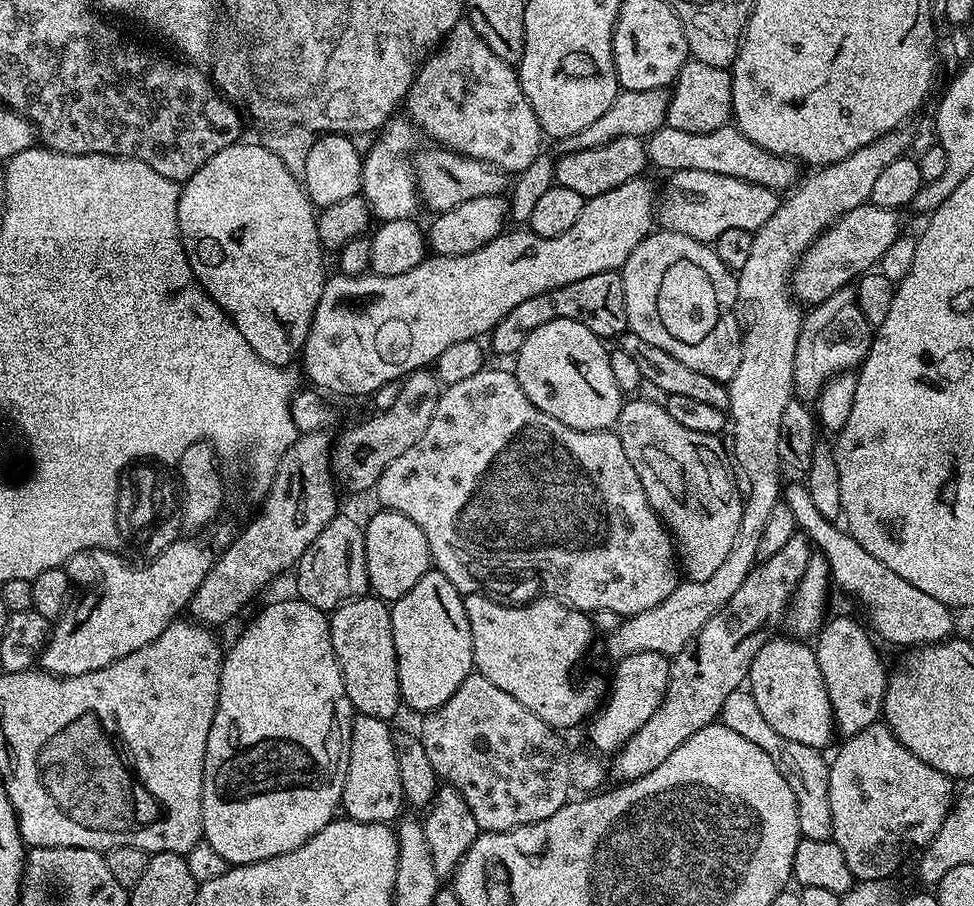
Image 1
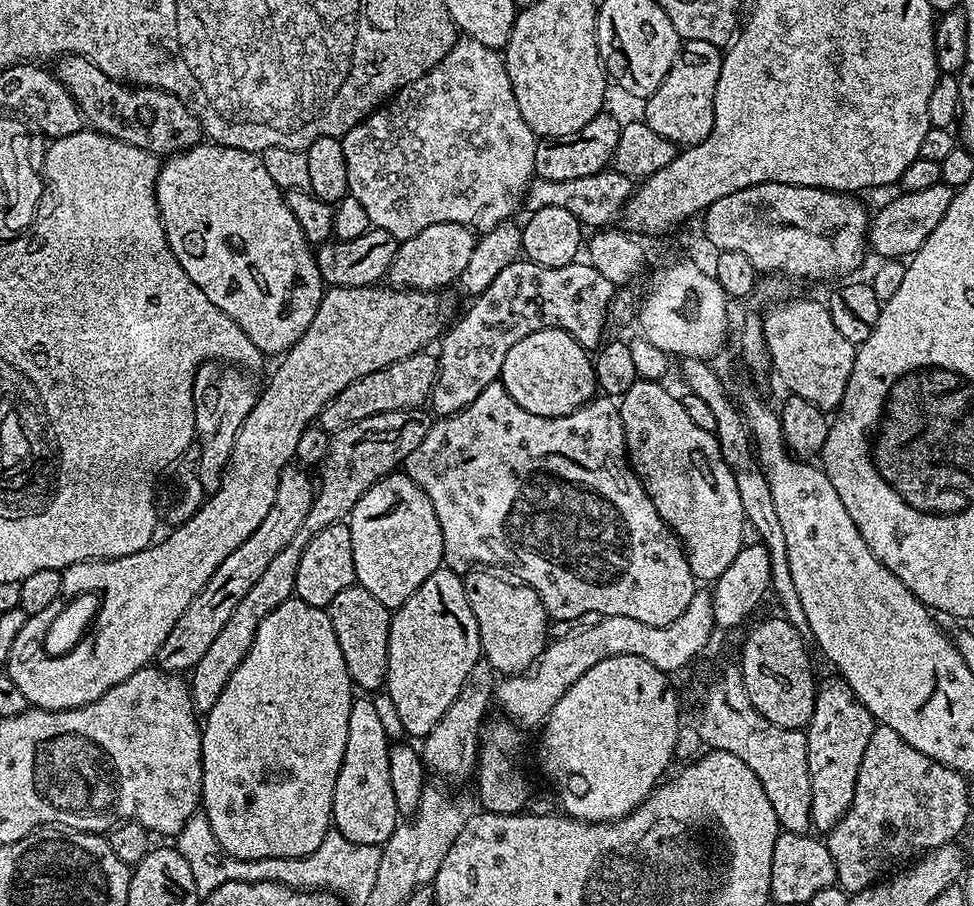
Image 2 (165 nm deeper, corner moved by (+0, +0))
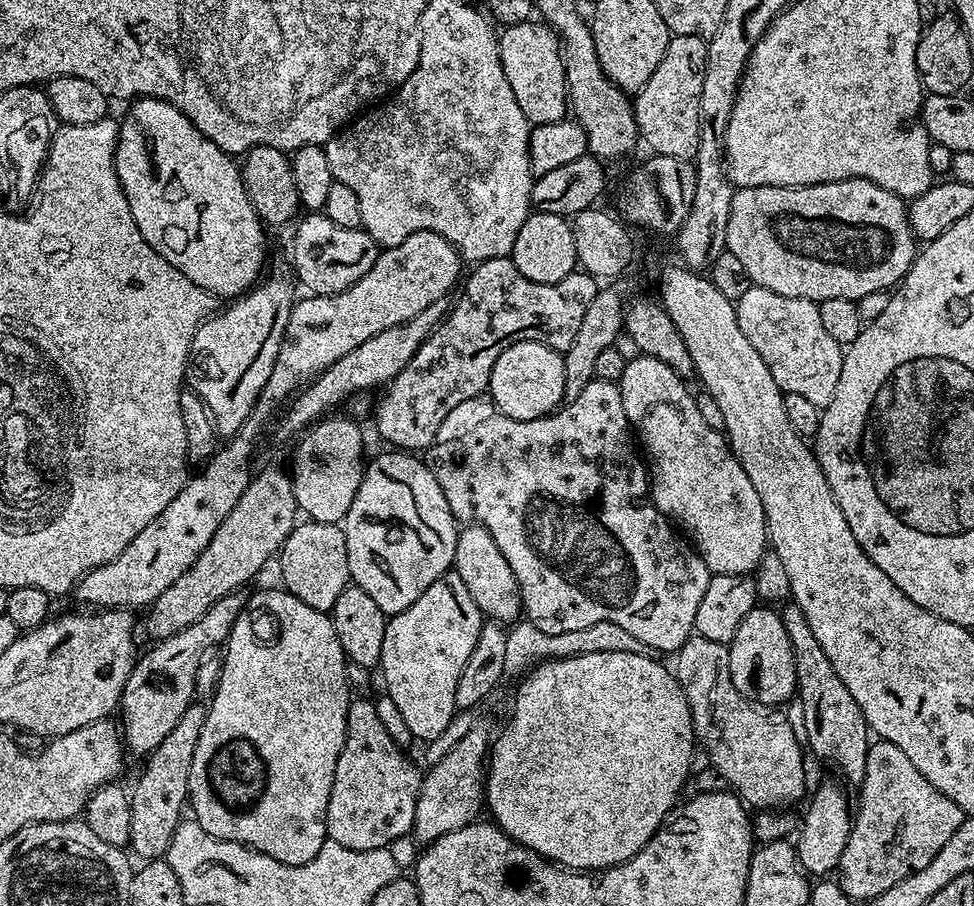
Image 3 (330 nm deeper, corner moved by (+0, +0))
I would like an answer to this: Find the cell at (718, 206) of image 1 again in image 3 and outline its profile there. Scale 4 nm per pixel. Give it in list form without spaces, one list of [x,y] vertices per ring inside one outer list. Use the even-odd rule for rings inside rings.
[[[835,180],[829,184],[811,184],[805,188],[775,188],[774,186],[758,186],[757,188],[736,188],[730,202],[730,222],[726,226],[727,251],[734,254],[742,262],[746,274],[750,274],[753,285],[766,290],[774,290],[774,294],[782,294],[786,298],[808,299],[815,302],[826,298],[846,298],[860,301],[875,291],[895,289],[904,275],[910,270],[912,261],[916,259],[918,241],[912,235],[908,225],[908,208],[901,197],[890,190],[878,186],[869,180]]]

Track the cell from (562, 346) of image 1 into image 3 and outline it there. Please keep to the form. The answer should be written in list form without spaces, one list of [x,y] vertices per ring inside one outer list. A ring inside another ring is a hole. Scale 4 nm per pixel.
[[[527,340],[498,354],[498,362],[494,362],[494,370],[488,379],[487,395],[502,414],[519,420],[533,420],[557,411],[565,403],[565,386],[563,355],[542,342]]]

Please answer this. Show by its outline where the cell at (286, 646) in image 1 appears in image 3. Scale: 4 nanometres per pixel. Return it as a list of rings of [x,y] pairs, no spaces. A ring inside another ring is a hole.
[[[275,587],[268,588],[265,592],[256,592],[245,599],[244,609],[238,614],[223,645],[224,665],[221,666],[220,677],[216,680],[216,693],[212,696],[212,704],[207,705],[205,725],[202,726],[193,762],[190,763],[187,799],[190,801],[190,810],[192,806],[191,815],[200,823],[202,830],[206,830],[206,834],[219,840],[245,844],[247,848],[265,852],[270,858],[278,858],[278,862],[298,866],[310,862],[310,858],[314,858],[314,854],[322,850],[324,841],[328,839],[328,803],[330,790],[334,786],[334,770],[338,766],[338,754],[342,754],[346,738],[350,685],[348,664],[342,646],[338,642],[338,634],[334,634],[331,615],[306,606],[306,602],[294,598],[294,594],[285,592],[283,587]]]

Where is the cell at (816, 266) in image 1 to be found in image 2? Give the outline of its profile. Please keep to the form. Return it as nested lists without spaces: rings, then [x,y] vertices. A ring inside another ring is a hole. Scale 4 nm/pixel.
[[[939,183],[926,190],[901,191],[899,195],[874,212],[868,225],[867,247],[871,251],[873,248],[880,258],[908,258],[913,252],[917,252],[922,242],[926,242],[926,238],[934,234],[934,226],[938,226],[938,222],[946,218],[946,210],[950,210],[954,192]]]

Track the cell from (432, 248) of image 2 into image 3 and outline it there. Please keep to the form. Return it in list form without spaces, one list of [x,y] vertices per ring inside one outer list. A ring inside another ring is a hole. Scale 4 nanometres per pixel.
[[[419,232],[410,234],[410,238],[406,238],[406,242],[398,242],[398,246],[383,249],[380,257],[374,262],[374,266],[370,266],[370,270],[366,270],[366,274],[362,274],[362,278],[358,278],[354,286],[333,296],[312,294],[307,297],[309,300],[297,299],[289,314],[288,325],[280,343],[280,353],[274,362],[274,370],[270,370],[270,382],[266,382],[250,418],[246,418],[246,422],[242,422],[240,429],[227,437],[217,447],[216,452],[203,461],[201,468],[204,469],[197,476],[196,473],[189,475],[188,483],[182,490],[178,490],[174,502],[170,502],[170,506],[166,506],[166,510],[162,510],[162,514],[158,514],[158,518],[154,518],[154,522],[150,522],[146,530],[141,530],[138,538],[134,538],[134,542],[130,542],[130,546],[126,546],[126,550],[122,550],[118,558],[90,570],[79,580],[74,589],[74,596],[77,596],[84,604],[92,604],[88,606],[96,610],[109,608],[137,610],[136,608],[142,604],[151,606],[158,598],[158,594],[166,590],[166,586],[174,586],[174,582],[178,582],[178,578],[182,578],[182,574],[190,570],[198,554],[202,554],[210,538],[214,538],[218,526],[222,526],[230,510],[238,506],[238,498],[242,498],[250,479],[248,455],[255,450],[256,439],[259,438],[260,431],[267,426],[268,419],[270,419],[270,424],[273,417],[277,415],[276,407],[283,402],[284,396],[291,397],[305,382],[329,368],[334,362],[338,362],[342,354],[350,354],[354,346],[362,346],[366,338],[374,338],[374,334],[390,326],[398,326],[414,318],[414,314],[422,314],[426,306],[445,299],[449,295],[447,292],[455,286],[456,279],[458,279],[457,284],[461,279],[460,264],[462,265],[462,257],[457,252],[455,244],[451,244],[449,240],[433,232]]]

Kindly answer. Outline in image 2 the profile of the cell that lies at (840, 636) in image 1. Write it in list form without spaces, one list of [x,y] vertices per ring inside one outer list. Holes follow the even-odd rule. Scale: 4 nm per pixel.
[[[831,674],[819,681],[814,702],[814,714],[806,729],[806,762],[810,762],[810,818],[812,828],[817,833],[831,832],[836,823],[850,810],[850,802],[854,802],[854,786],[858,782],[858,766],[862,766],[862,754],[866,754],[866,745],[870,743],[870,734],[874,734],[877,722],[862,706],[862,702],[850,690],[850,686],[839,674]]]

